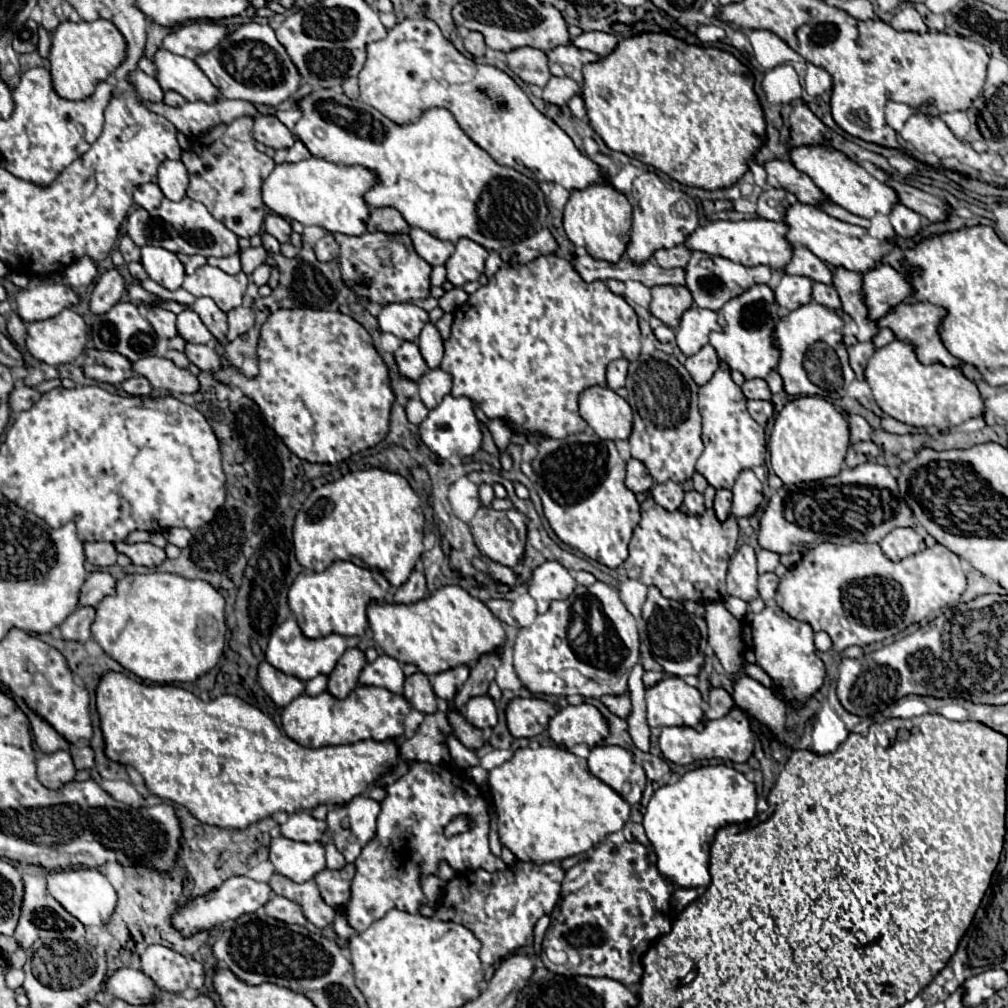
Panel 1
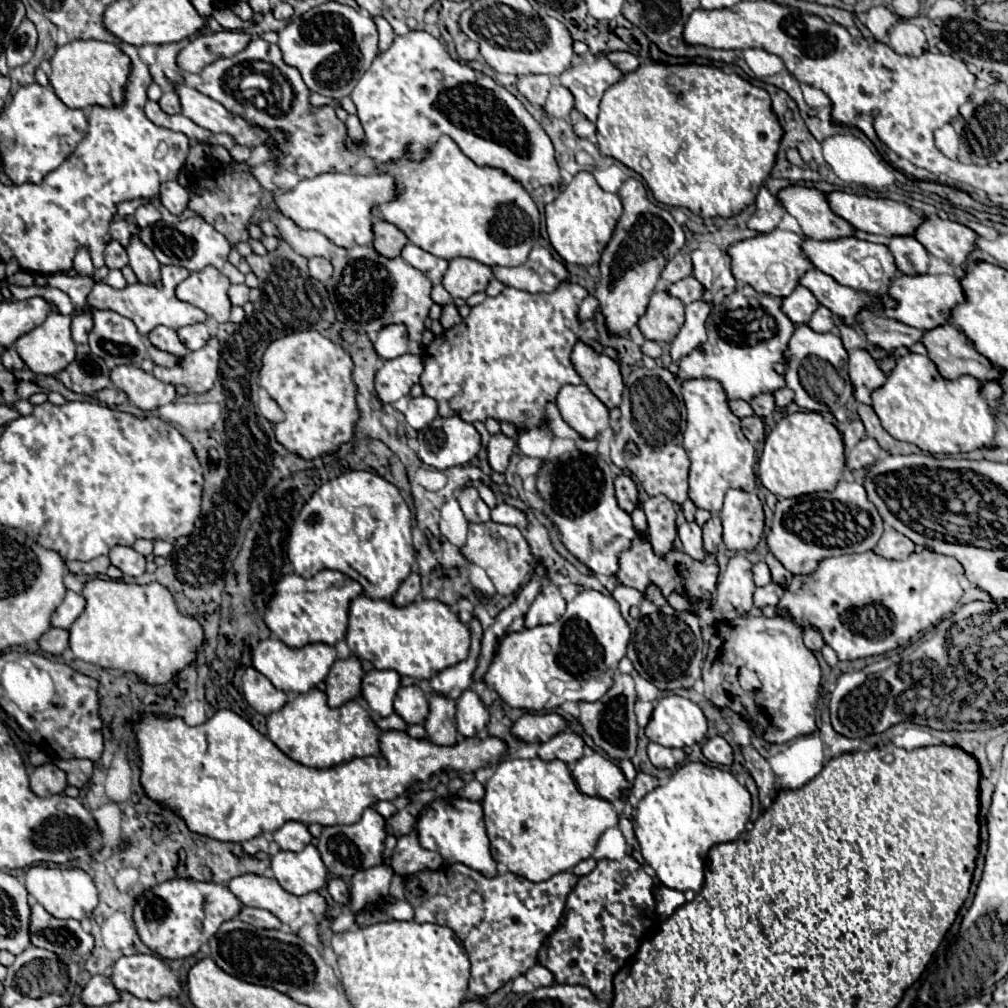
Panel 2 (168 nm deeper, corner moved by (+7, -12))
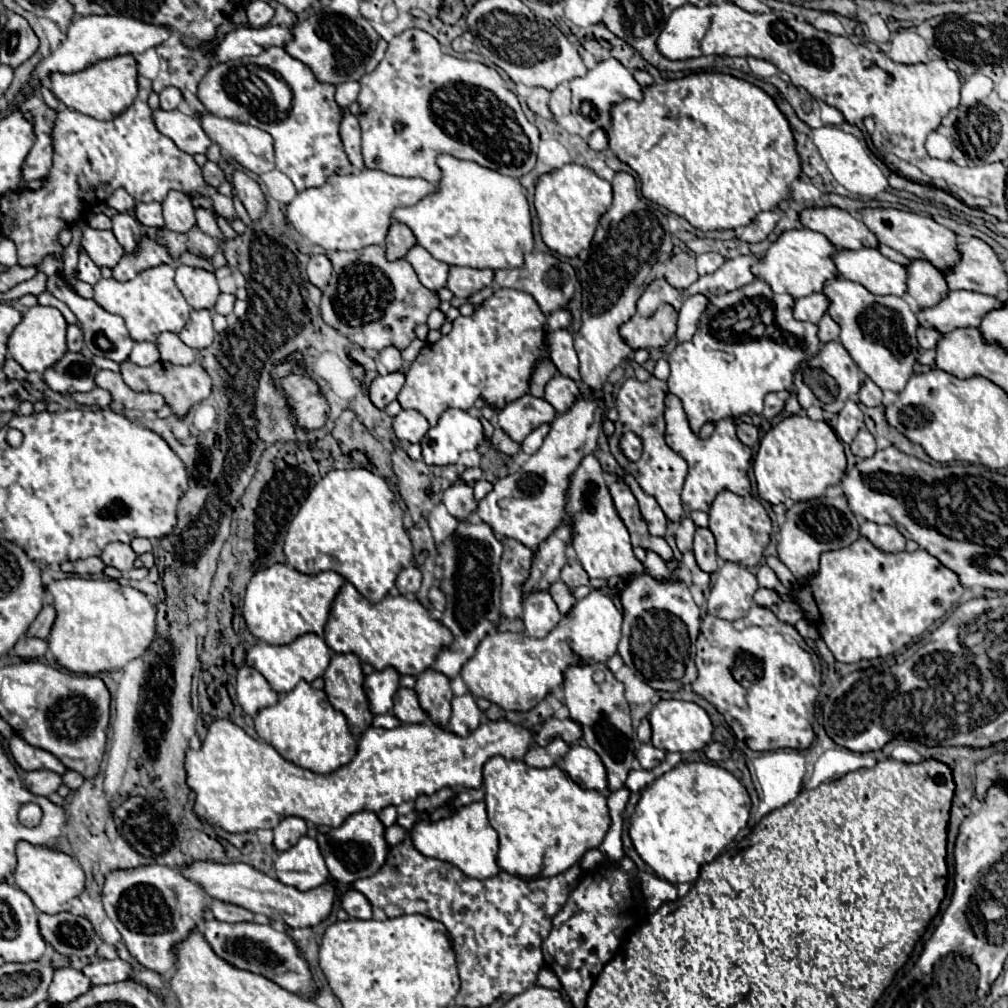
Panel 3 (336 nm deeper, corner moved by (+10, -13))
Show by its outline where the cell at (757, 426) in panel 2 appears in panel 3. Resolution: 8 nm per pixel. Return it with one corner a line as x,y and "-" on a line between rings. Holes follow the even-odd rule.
739,423
739,425
737,425
737,437
739,437
741,443
745,443
747,447
757,447
757,445
759,445
759,435
757,435
757,427
755,427
755,425

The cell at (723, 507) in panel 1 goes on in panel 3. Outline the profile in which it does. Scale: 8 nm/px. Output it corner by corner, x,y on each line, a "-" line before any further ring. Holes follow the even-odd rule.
697,529
693,541
693,555
697,565
705,573
715,573
717,569
717,553
715,553
715,537
709,529

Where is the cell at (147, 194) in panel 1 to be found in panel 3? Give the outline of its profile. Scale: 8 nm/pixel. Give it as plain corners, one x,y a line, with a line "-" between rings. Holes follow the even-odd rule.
151,201
151,203
137,203
135,207
135,217
147,225
147,227
163,227
163,215
161,215
161,203

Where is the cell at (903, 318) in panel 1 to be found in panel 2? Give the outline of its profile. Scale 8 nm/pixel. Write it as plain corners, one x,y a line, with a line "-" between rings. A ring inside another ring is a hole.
950,324
924,330
922,344
926,346
928,358
936,364
936,370
944,380
956,380
960,376
998,380
998,370
974,350
962,332

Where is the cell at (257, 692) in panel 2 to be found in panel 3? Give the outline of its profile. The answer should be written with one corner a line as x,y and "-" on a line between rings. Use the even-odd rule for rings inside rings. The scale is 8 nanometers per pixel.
243,665
237,671
237,701
245,713
255,715
263,707
277,703
277,693
269,687
267,679
253,667

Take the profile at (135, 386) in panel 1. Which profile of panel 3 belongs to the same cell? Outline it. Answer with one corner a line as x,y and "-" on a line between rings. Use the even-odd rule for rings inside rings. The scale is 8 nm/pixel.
95,387
93,391
87,391
87,393
73,393
71,399
79,405
87,405
87,407
101,407
101,409
107,409
109,403
111,403
111,395
109,391
101,389
101,387

